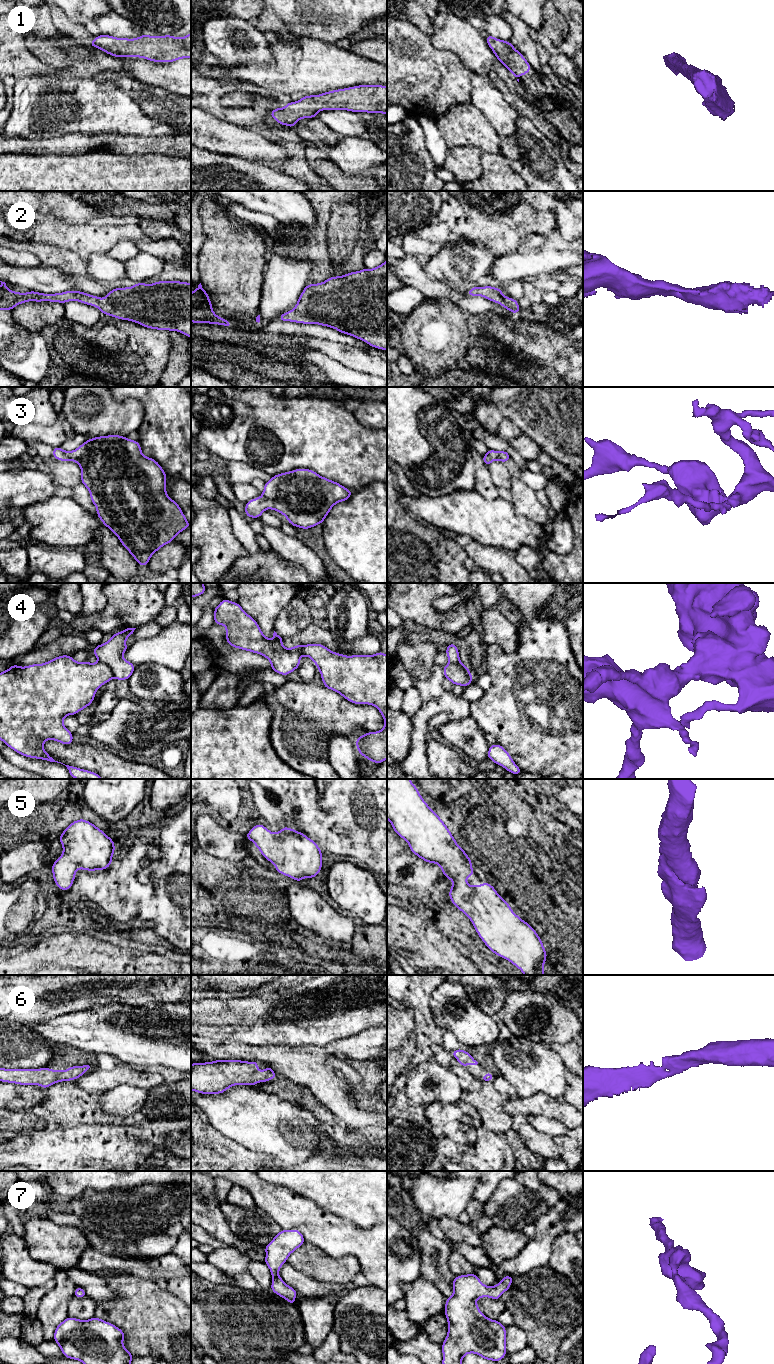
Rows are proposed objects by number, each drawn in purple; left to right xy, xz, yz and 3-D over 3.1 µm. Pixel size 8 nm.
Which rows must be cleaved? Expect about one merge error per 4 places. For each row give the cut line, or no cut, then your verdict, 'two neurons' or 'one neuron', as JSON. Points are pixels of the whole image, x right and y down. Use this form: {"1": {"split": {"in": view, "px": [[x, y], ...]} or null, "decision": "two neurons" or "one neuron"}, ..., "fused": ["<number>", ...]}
{"1": {"split": null, "decision": "one neuron"}, "2": {"split": null, "decision": "one neuron"}, "3": {"split": null, "decision": "one neuron"}, "4": {"split": {"in": "xy", "px": [[99, 660], [108, 666], [114, 677]]}, "decision": "two neurons"}, "5": {"split": null, "decision": "one neuron"}, "6": {"split": null, "decision": "one neuron"}, "7": {"split": null, "decision": "one neuron"}, "fused": ["4"]}

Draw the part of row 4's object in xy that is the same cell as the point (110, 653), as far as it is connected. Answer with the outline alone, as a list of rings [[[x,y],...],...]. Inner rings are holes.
[[[127,628],[121,632],[112,634],[112,637],[103,645],[95,646],[93,653],[100,662],[109,666],[114,678],[128,680],[135,670],[135,665],[125,660],[122,655],[129,648],[125,642],[133,634],[136,628]]]

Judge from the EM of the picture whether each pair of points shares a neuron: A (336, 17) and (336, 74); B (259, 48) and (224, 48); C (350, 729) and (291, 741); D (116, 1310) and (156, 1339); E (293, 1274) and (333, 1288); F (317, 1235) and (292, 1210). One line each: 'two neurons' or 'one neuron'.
A: two neurons
B: one neuron
C: one neuron
D: one neuron
E: one neuron
F: one neuron

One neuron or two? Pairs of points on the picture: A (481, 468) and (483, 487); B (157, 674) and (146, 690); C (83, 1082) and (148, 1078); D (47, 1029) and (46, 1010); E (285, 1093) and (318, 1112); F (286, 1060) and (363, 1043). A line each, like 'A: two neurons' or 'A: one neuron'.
A: one neuron
B: one neuron
C: one neuron
D: two neurons
E: one neuron
F: two neurons

